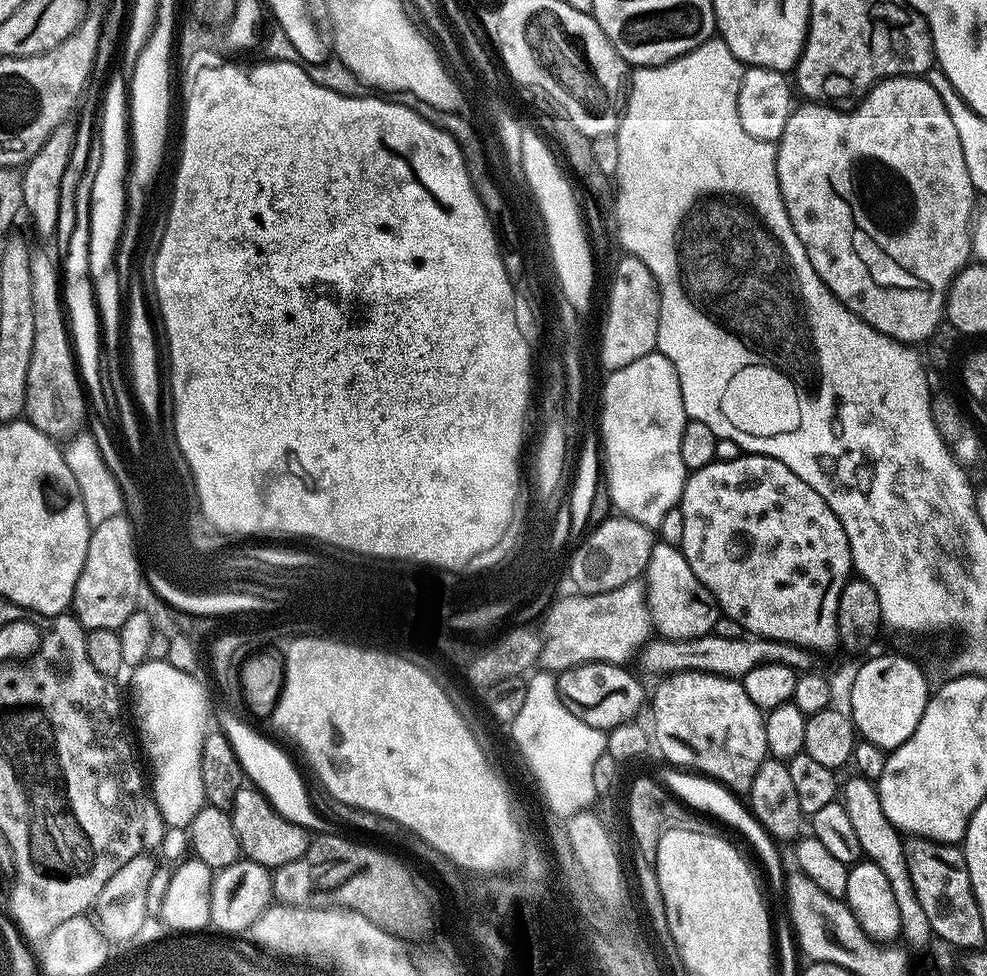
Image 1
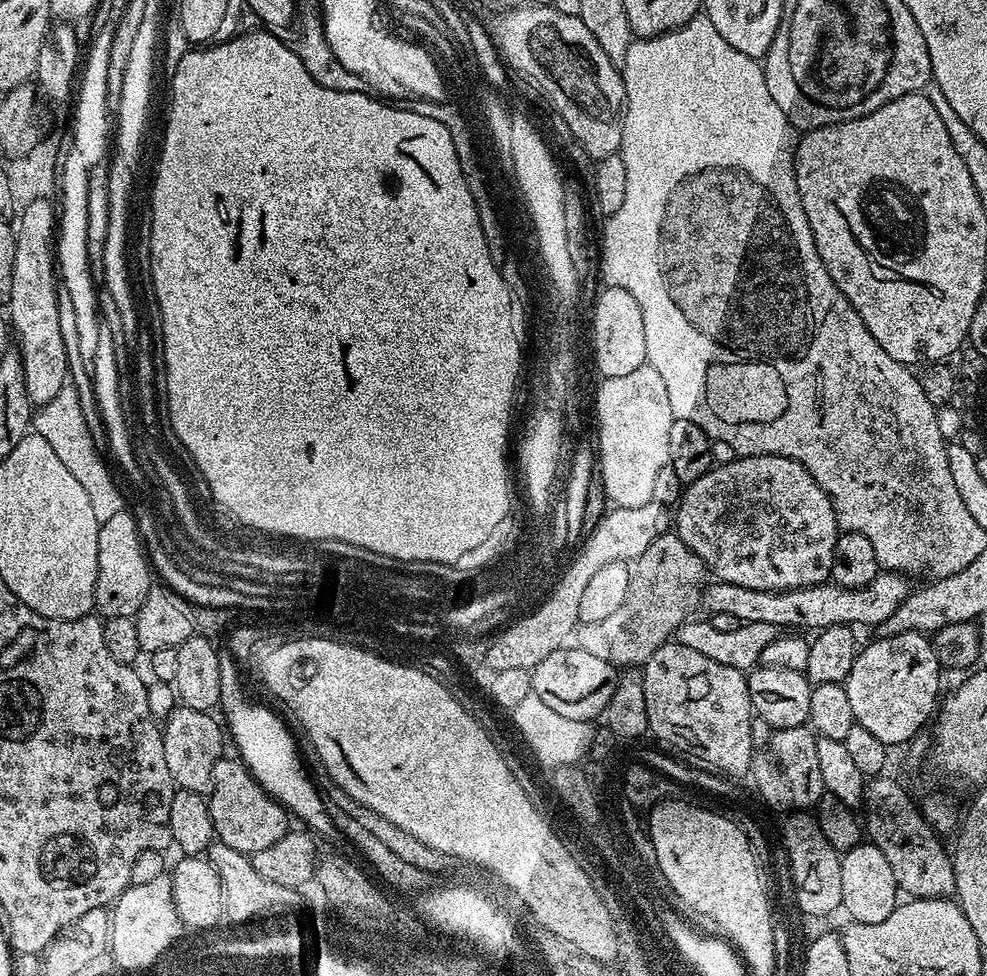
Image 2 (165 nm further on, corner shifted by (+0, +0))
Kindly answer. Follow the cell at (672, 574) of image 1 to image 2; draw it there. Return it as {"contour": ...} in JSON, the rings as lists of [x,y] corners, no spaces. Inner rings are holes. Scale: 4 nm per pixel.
{"contour":[[[887,570],[881,571],[862,588],[843,588],[834,583],[819,584],[813,588],[797,588],[789,590],[773,590],[771,592],[762,592],[760,590],[746,590],[744,586],[734,586],[733,584],[722,584],[719,582],[704,592],[704,608],[708,614],[716,612],[729,612],[734,618],[740,620],[741,624],[752,622],[773,623],[779,630],[792,630],[794,626],[800,628],[814,628],[821,630],[830,628],[835,624],[846,624],[857,626],[856,624],[867,624],[873,626],[886,620],[890,614],[898,610],[898,606],[910,593],[910,586],[903,575]]]}

